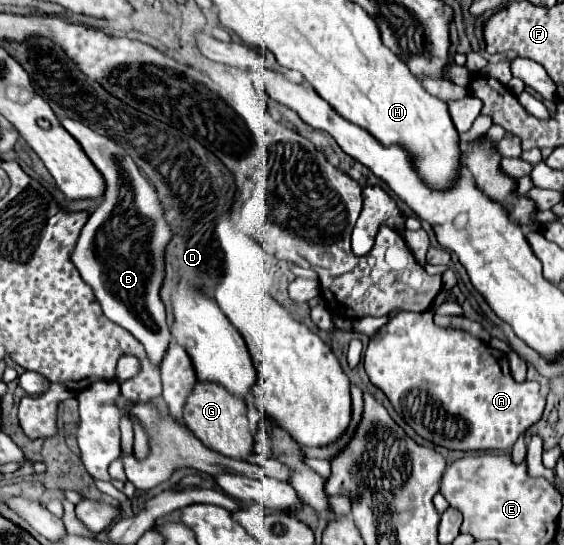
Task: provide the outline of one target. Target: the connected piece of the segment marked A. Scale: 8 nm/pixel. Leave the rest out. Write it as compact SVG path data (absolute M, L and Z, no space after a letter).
M399 311L393 315L393 319L389 319L389 323L385 323L369 341L367 351L365 351L365 371L371 379L373 385L377 385L379 389L383 389L383 393L389 397L391 405L395 407L395 411L405 419L405 423L409 427L415 429L417 435L421 435L423 439L439 445L439 447L447 447L447 449L457 449L457 451L485 451L485 449L493 449L493 451L509 451L513 447L513 443L531 427L535 425L543 411L545 411L545 397L541 395L541 387L537 381L525 381L525 383L517 383L511 373L509 373L509 363L507 363L507 355L489 347L487 343L483 343L477 337L471 337L469 333L461 331L461 329L445 329L445 327L437 327L431 321L431 311L425 313L407 313L407 311Z

